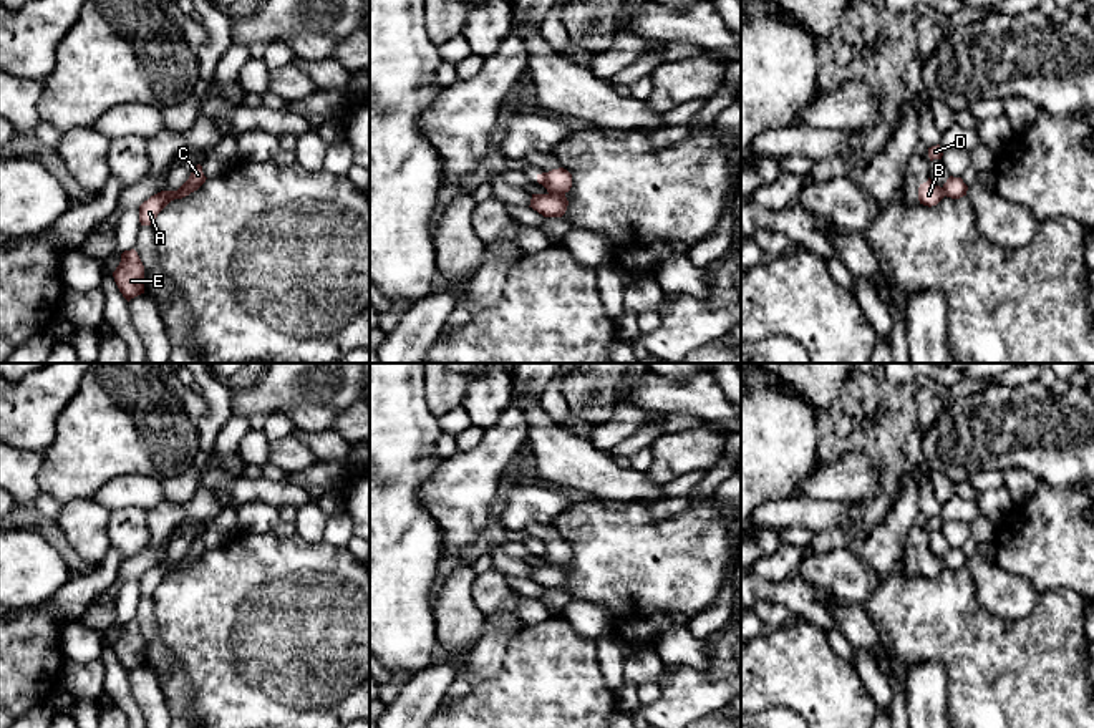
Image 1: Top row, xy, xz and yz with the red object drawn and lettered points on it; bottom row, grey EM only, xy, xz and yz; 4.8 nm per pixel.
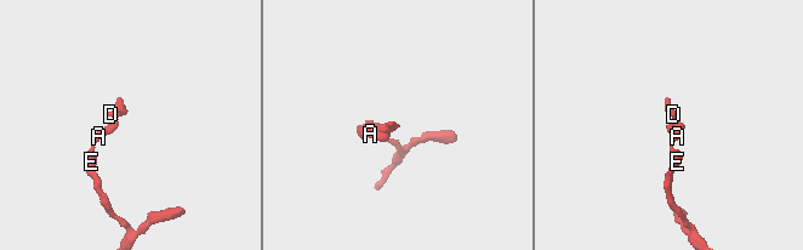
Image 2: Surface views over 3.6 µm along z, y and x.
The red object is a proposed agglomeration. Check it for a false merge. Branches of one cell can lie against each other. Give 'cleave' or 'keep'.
cleave

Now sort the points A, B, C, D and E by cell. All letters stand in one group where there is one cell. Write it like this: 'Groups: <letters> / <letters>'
Groups: A C D E / B

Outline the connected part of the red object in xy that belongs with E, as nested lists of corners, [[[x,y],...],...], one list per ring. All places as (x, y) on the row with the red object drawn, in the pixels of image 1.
[[[134,249],[121,254],[121,262],[113,277],[128,302],[144,294],[144,265]]]

